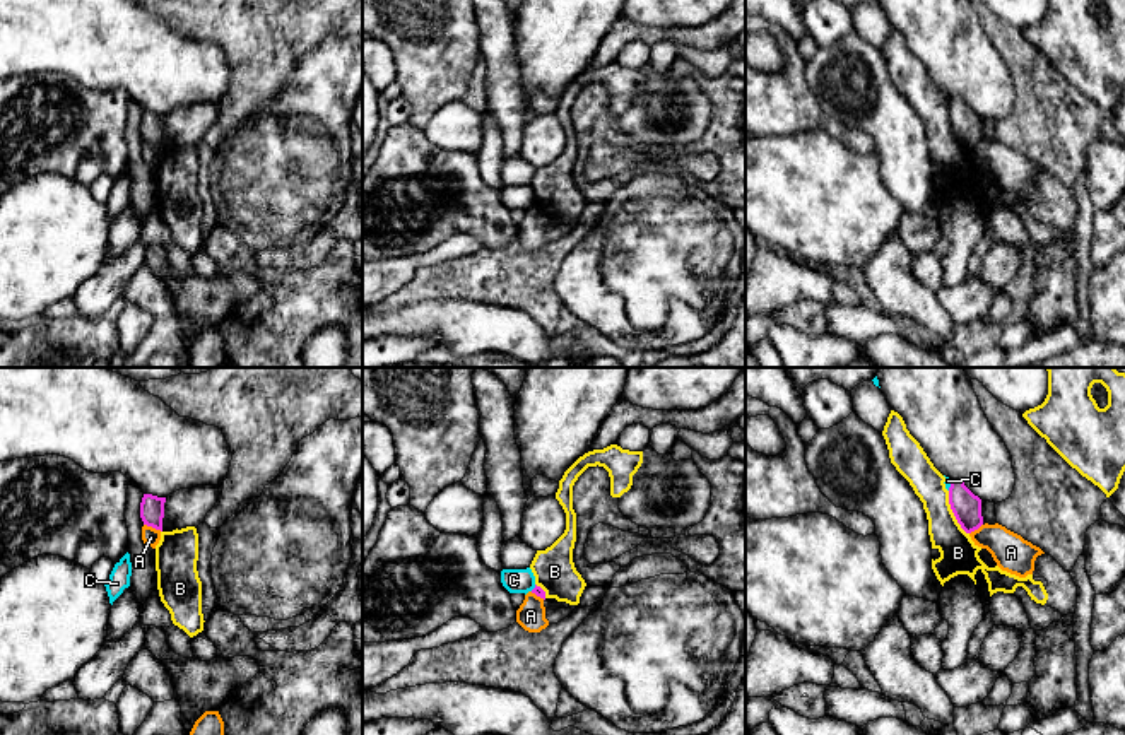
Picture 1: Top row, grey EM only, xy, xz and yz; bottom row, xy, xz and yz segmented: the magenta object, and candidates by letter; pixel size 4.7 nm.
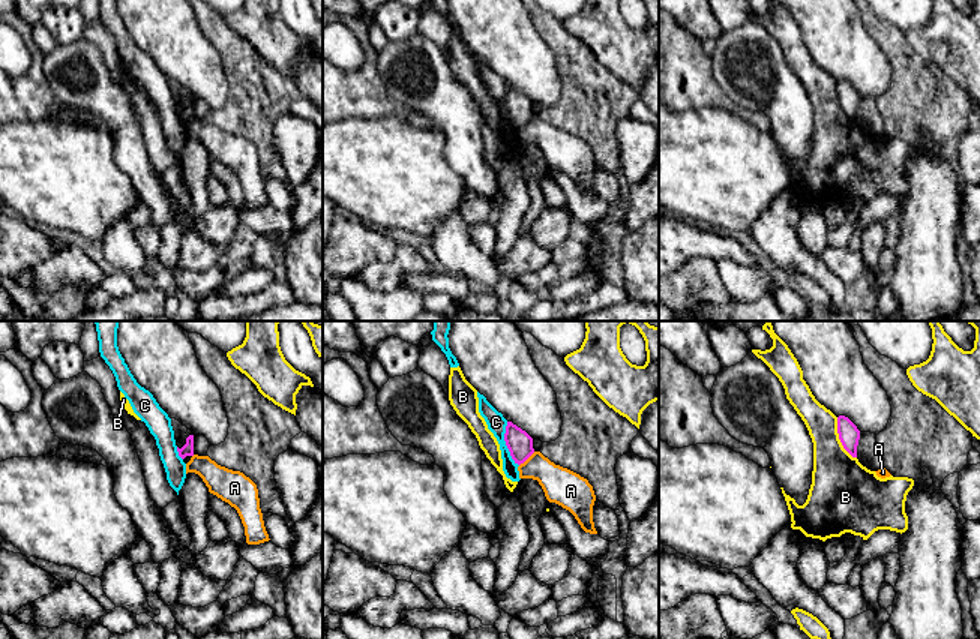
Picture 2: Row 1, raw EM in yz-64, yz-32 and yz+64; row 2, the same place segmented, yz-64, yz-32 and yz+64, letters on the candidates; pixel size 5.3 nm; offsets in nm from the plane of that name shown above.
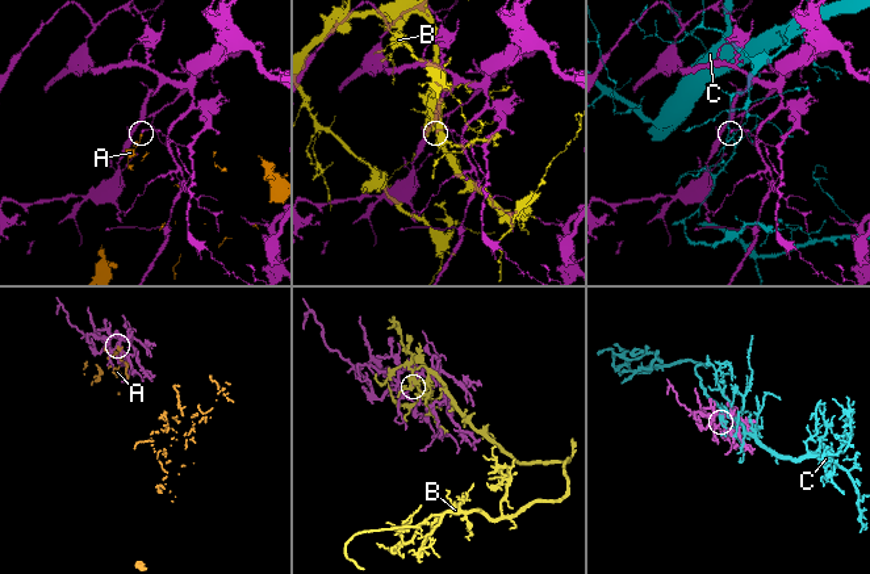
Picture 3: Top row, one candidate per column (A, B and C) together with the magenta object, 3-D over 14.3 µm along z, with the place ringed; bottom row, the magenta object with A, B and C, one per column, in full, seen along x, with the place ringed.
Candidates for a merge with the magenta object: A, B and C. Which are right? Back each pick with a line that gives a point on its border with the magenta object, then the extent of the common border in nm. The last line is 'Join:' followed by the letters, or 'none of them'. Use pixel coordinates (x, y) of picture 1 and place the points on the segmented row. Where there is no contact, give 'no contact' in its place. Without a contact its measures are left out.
Join: none of them

